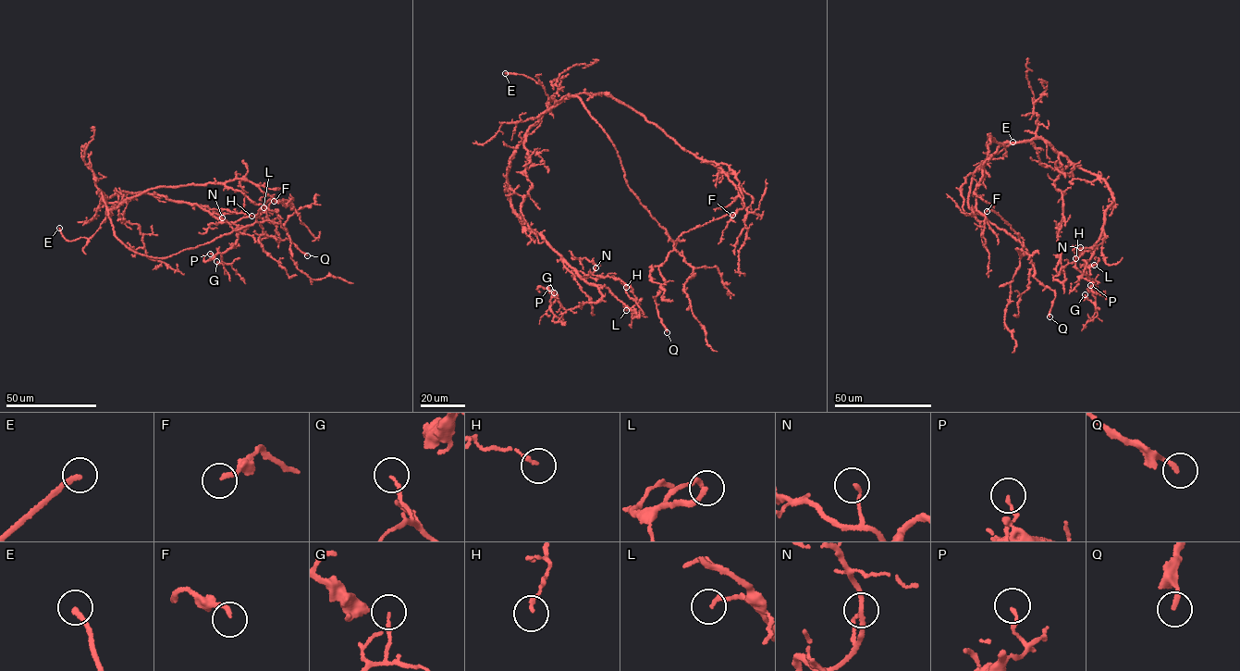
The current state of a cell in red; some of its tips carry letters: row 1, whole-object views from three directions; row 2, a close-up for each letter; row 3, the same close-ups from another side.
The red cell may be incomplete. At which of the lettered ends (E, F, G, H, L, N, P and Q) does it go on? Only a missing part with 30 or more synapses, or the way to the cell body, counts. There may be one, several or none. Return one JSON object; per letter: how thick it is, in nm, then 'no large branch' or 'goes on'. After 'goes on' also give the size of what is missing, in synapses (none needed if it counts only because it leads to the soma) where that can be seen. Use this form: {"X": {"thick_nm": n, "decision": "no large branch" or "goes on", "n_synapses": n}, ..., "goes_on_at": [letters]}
{"E": {"thick_nm": 200, "decision": "goes on"}, "F": {"thick_nm": 180, "decision": "no large branch"}, "G": {"thick_nm": 150, "decision": "no large branch"}, "H": {"thick_nm": 160, "decision": "no large branch"}, "L": {"thick_nm": 170, "decision": "no large branch"}, "N": {"thick_nm": 120, "decision": "no large branch"}, "P": {"thick_nm": 110, "decision": "no large branch"}, "Q": {"thick_nm": 190, "decision": "no large branch"}, "goes_on_at": ["E"]}

